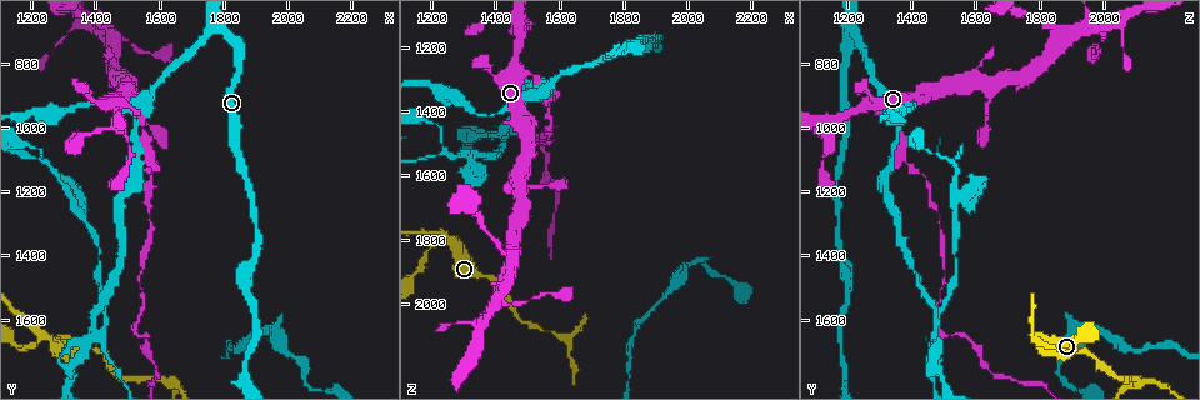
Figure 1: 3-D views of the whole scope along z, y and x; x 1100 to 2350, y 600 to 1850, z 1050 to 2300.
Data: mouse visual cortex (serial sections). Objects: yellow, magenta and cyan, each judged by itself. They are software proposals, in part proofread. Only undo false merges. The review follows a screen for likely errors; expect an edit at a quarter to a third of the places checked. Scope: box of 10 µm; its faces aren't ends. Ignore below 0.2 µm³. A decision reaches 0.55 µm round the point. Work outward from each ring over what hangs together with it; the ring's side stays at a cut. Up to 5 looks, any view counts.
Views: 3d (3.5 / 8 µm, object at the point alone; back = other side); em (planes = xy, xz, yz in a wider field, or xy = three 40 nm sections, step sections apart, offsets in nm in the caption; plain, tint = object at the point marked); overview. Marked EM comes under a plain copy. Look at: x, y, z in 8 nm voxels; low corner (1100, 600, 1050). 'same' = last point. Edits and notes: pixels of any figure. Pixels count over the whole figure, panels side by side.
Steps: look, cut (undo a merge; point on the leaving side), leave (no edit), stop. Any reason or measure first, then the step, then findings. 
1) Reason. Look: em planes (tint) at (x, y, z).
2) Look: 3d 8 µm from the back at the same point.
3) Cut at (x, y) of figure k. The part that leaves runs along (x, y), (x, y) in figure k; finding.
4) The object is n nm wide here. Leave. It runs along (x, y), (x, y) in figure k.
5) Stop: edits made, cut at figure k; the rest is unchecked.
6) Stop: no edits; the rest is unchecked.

Look: 3d 3.5 µm at (1560, 1110, 1390).

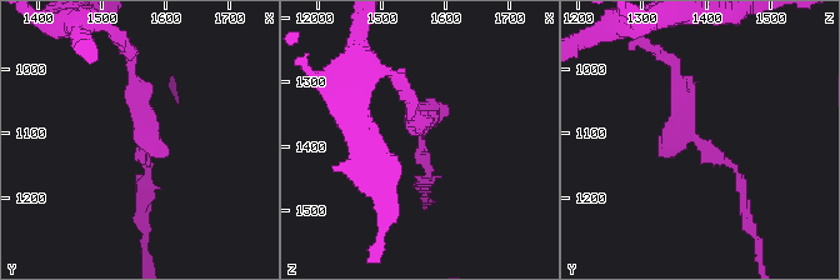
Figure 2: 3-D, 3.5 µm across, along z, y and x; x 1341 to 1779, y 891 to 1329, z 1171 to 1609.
Now the EM. Look: em xy step 2 (tint) at (1555, 1110, 1385).

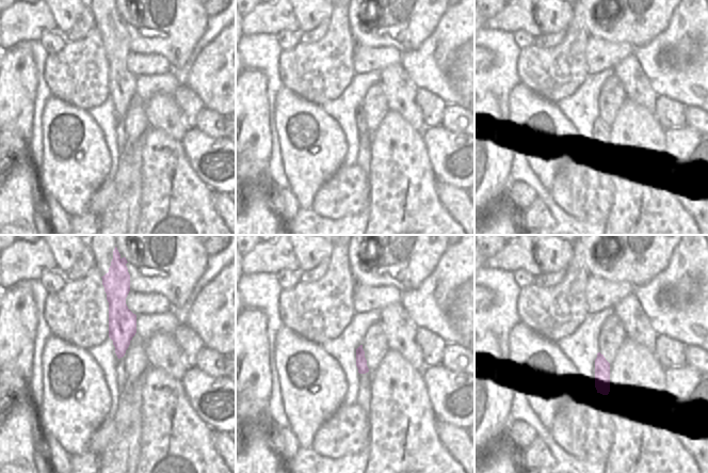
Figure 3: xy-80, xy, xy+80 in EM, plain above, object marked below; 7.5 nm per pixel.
Cut at (428, 178) of figure 2. The part that leaves runs along (419, 138), (430, 170), (426, 193) in figure 2; a second cell is stuck on.

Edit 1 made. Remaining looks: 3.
See it whole again. Look: overview.

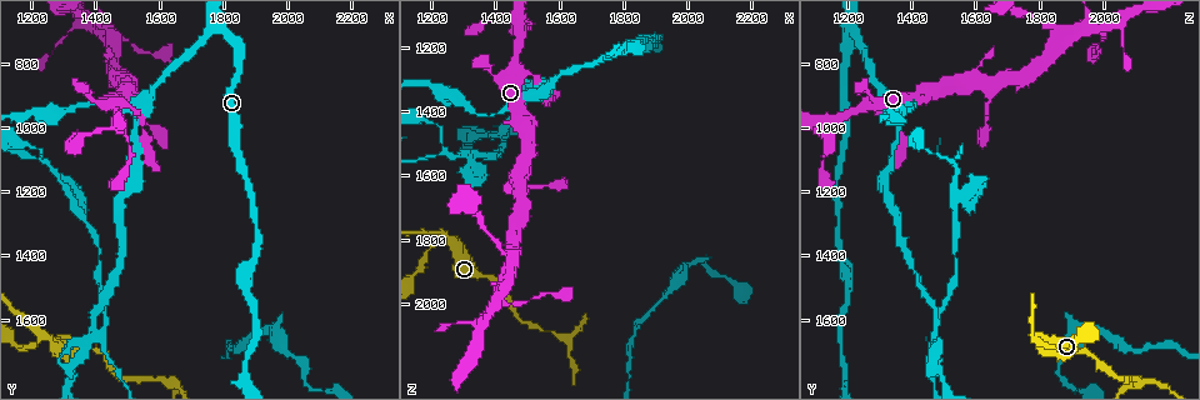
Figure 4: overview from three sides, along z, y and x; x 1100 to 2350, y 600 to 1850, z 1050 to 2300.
Sharp bend. Look: 3d 3.5 µm from the back at (1800, 680, 1210).

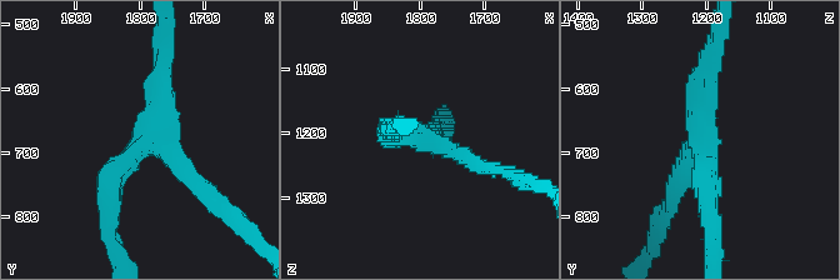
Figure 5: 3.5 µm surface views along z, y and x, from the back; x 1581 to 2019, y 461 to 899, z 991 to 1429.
Look: em xy step 1 (tint) at (1795, 690, 1205).

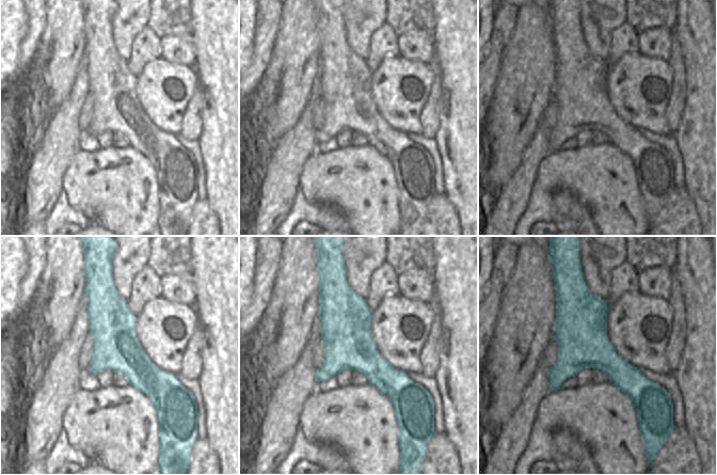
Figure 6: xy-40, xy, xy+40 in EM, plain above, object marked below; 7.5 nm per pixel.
Leave. It runs along (389, 131), (416, 131), (485, 166) in figure 5; continuous, no second cell.

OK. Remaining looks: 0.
Stop: edits made, cut at figure 2; the rest is unchecked.

